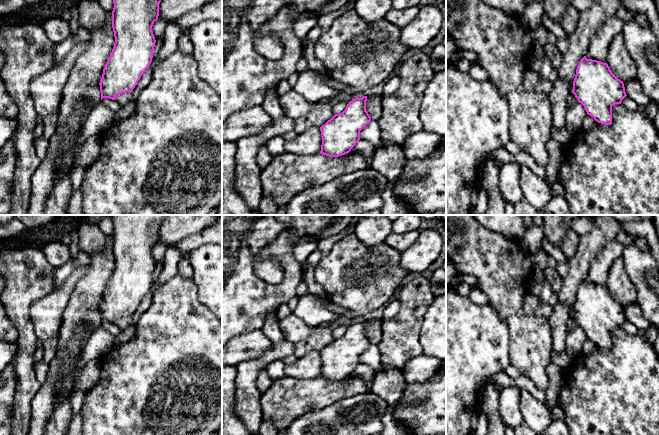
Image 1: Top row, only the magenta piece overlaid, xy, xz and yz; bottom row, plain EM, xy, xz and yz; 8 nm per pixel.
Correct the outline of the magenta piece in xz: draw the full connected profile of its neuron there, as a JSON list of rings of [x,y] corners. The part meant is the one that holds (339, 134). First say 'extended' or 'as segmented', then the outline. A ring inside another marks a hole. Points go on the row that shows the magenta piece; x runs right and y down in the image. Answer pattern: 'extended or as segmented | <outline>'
as segmented | [[[367,96],[353,99],[342,113],[335,114],[320,127],[320,154],[339,157],[351,151],[360,140],[360,131],[371,121],[366,111],[366,101]]]

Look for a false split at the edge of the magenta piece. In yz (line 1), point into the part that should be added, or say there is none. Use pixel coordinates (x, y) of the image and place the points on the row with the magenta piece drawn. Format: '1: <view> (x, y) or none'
1: none

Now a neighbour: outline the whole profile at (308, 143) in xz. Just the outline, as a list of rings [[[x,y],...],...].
[[[310,127],[289,141],[285,141],[284,149],[288,154],[315,156],[320,154],[322,135],[320,128]]]

